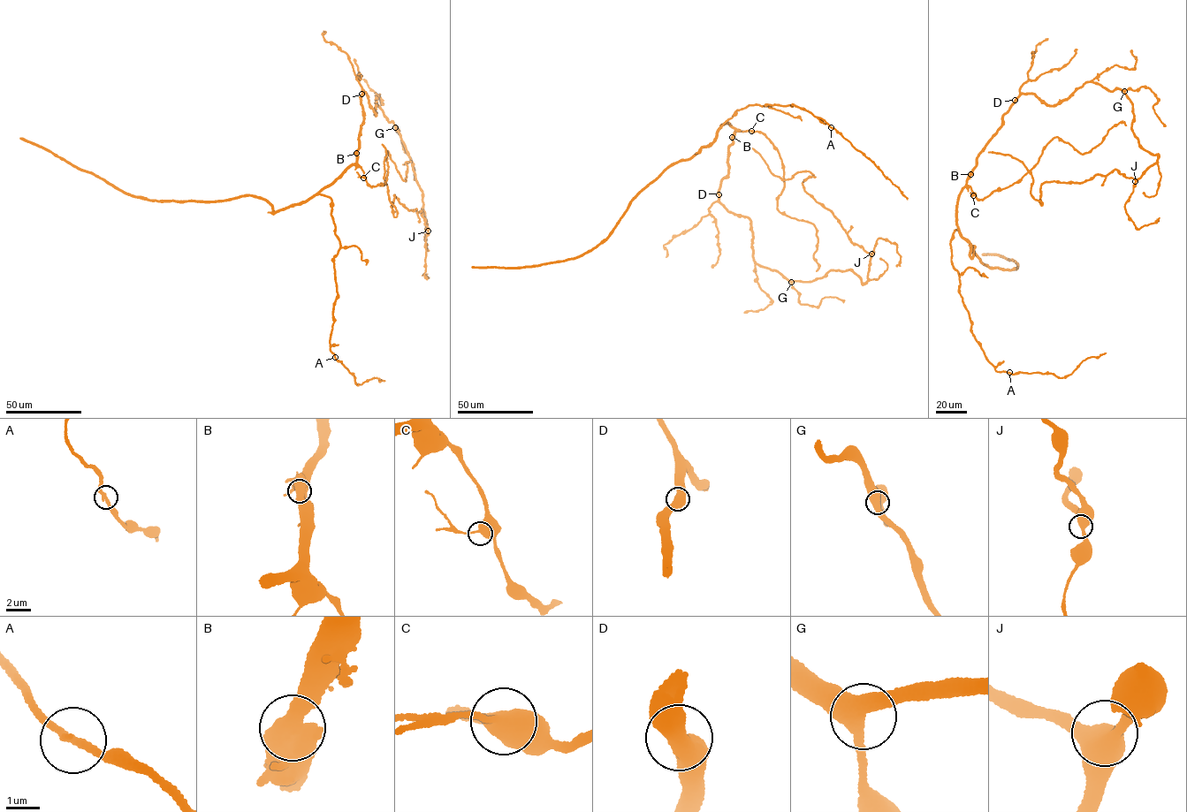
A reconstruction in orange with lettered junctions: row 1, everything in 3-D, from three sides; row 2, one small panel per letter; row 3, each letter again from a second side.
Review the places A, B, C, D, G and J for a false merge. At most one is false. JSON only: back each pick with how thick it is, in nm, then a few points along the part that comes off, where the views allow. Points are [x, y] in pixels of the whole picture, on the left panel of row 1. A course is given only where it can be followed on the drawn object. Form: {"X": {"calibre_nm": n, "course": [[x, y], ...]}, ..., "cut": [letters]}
{"cut": []}

